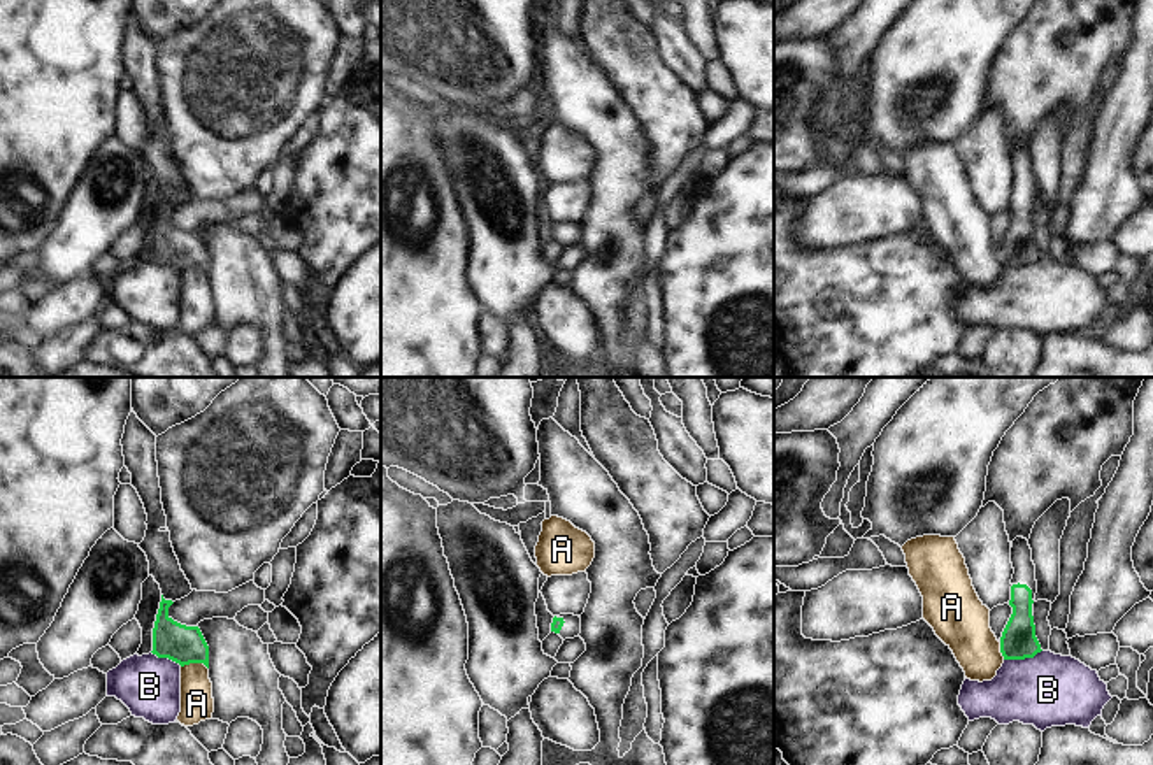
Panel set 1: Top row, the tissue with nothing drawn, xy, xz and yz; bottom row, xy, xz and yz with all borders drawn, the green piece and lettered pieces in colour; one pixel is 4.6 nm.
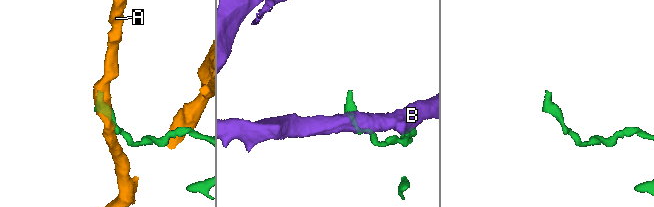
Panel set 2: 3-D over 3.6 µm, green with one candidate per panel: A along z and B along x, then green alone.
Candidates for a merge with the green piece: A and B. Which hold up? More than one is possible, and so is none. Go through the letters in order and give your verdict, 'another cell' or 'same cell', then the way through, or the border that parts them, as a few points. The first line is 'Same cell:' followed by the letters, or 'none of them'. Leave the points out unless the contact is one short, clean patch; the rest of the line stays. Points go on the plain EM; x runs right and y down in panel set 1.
Same cell: none of them
A: another cell
B: another cell; border along yz (1041, 257), (1032, 264), (1004, 267)

